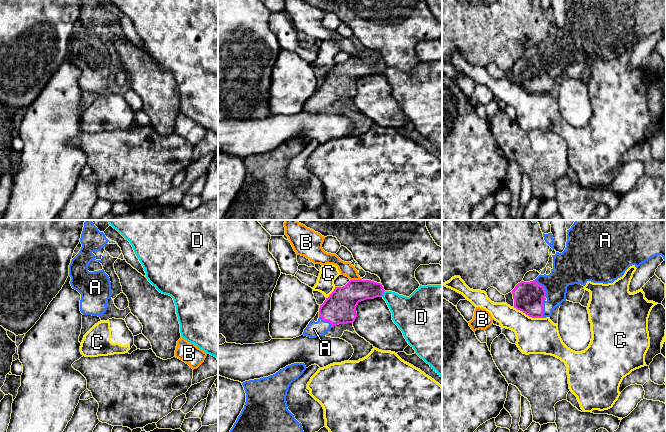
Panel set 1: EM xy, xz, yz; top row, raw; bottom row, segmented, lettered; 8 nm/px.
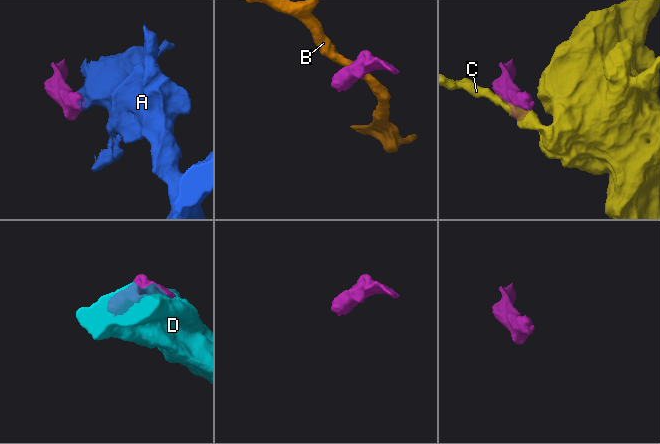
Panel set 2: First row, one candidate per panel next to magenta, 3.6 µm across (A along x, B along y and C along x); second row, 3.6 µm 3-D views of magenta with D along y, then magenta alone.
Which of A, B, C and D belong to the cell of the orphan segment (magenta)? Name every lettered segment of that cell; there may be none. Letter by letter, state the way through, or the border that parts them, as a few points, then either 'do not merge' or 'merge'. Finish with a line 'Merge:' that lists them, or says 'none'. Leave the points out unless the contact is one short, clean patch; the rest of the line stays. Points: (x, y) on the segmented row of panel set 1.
A: runs through yz (528, 297), (543, 287), (551, 286), (568, 269); merge
B: border along xz (360, 278), (350, 280); do not merge
C: border along yz (513, 307), (529, 316), (542, 318); do not merge
D: do not merge
Merge: A

